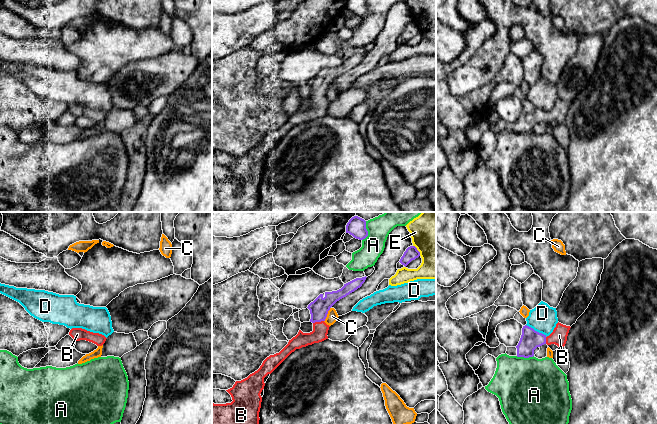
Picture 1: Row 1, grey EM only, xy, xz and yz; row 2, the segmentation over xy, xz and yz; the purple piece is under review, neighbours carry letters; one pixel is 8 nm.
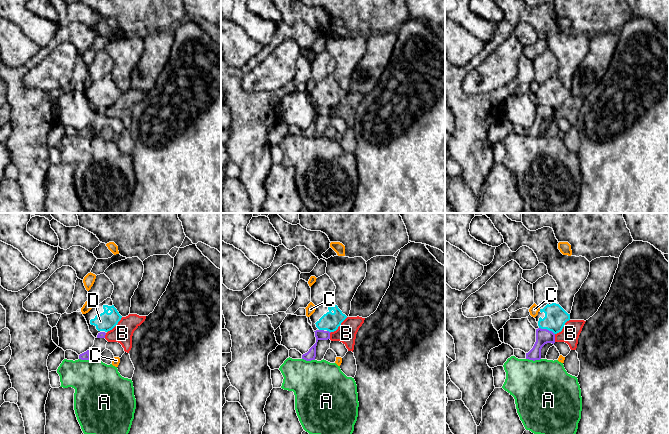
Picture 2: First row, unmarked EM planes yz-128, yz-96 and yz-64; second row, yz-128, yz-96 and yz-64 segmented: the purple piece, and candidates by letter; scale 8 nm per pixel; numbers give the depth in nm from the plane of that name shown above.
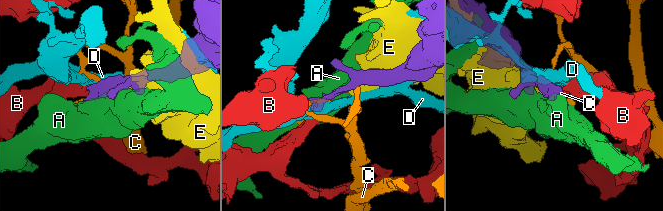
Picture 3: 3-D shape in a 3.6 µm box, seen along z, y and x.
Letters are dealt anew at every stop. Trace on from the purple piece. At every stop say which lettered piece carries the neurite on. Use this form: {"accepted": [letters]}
{"accepted": ["B"]}

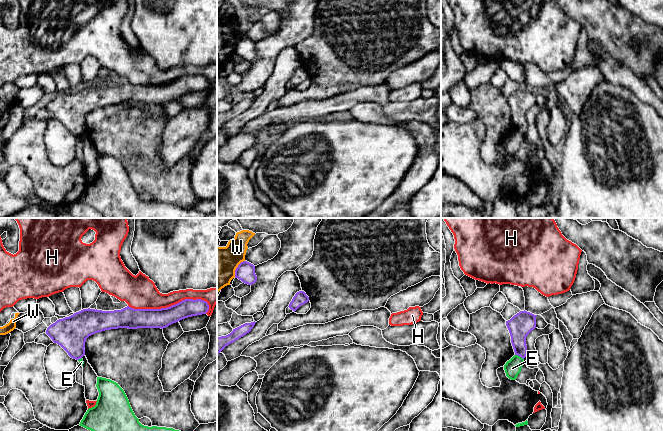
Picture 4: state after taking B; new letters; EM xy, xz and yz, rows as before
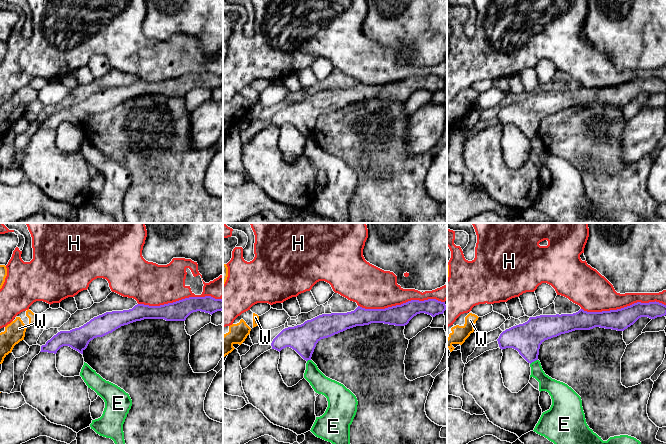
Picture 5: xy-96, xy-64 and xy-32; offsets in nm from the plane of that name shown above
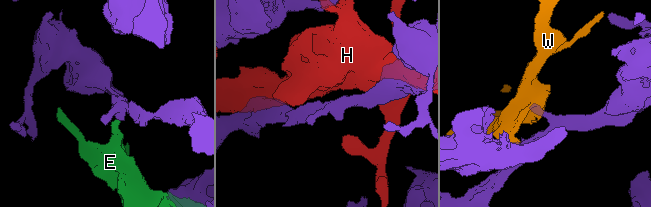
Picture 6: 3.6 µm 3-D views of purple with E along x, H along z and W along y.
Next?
{"accepted": []}

